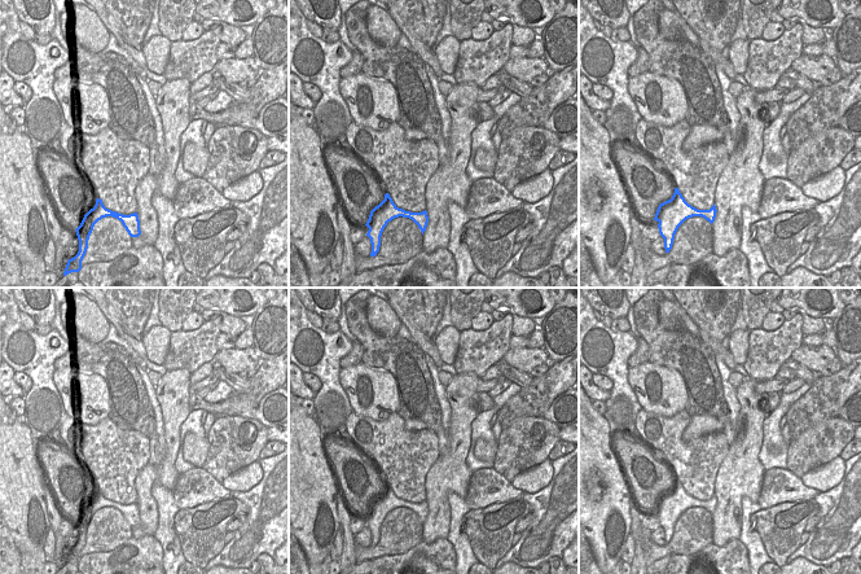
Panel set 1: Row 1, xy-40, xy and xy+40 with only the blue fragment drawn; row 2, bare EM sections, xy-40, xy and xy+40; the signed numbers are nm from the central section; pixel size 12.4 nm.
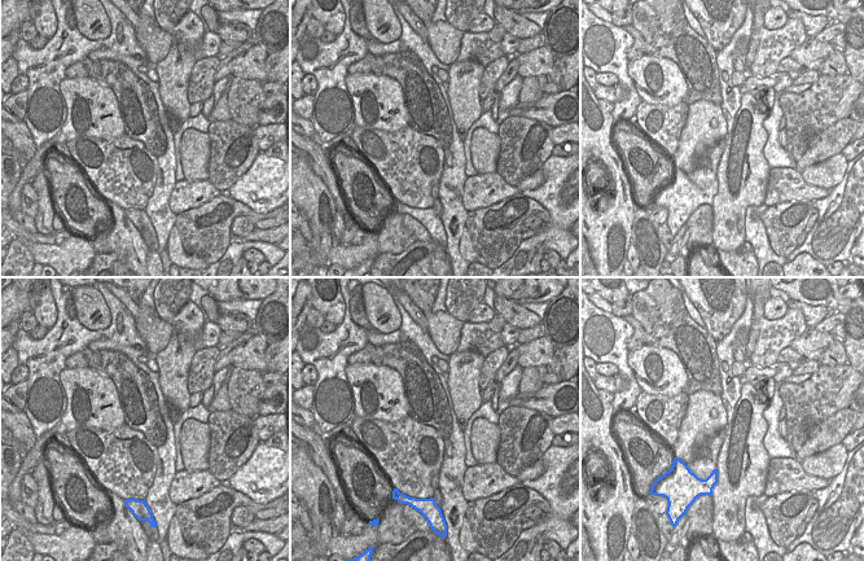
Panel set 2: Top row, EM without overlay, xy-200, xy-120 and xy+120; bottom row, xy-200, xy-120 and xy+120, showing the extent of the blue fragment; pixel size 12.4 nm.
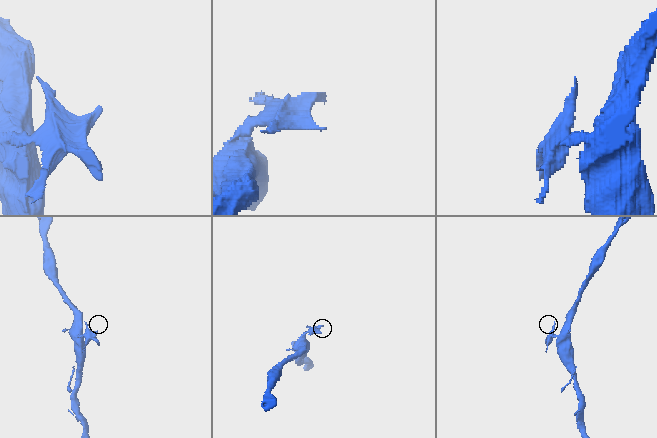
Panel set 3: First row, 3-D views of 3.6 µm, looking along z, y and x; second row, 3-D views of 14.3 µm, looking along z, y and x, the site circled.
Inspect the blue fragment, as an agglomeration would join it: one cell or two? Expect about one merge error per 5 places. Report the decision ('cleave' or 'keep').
keep

